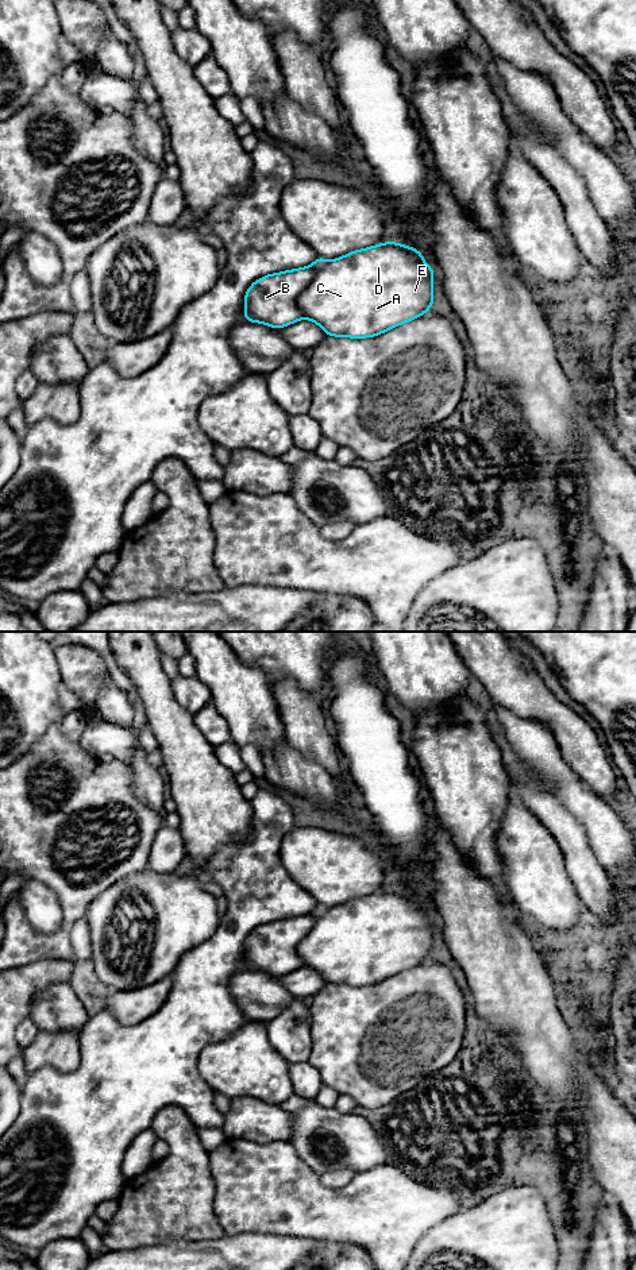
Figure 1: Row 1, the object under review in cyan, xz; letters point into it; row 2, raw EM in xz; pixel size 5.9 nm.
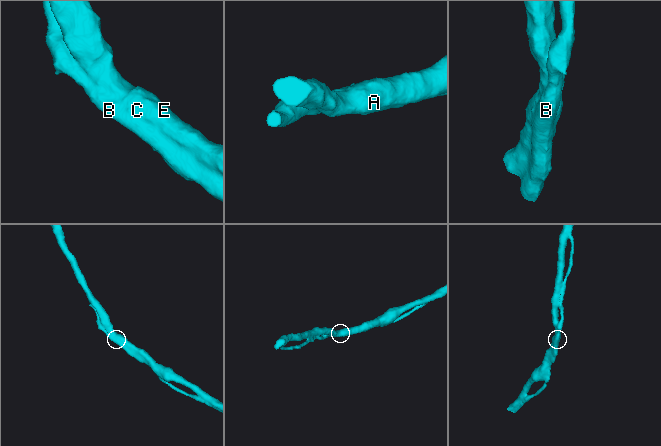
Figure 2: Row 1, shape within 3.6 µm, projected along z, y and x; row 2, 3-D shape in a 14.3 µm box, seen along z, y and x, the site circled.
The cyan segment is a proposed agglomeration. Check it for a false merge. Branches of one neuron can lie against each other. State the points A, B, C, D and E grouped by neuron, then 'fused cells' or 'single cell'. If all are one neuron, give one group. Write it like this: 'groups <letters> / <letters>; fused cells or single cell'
groups A B C D E; single cell

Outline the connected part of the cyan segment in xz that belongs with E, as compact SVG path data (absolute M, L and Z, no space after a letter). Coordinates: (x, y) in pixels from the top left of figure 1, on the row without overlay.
M383 889L358 899L350 899L344 904L331 908L319 904L309 914L267 922L254 929L244 943L244 969L261 970L280 977L305 966L321 974L327 984L375 985L420 965L431 957L435 950L433 924L432 915L424 908L417 896L396 889Z

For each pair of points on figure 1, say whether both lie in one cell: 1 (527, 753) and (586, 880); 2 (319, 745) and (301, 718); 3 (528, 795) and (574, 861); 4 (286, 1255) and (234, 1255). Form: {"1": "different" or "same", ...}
{"1": "different", "2": "same", "3": "same", "4": "same"}

